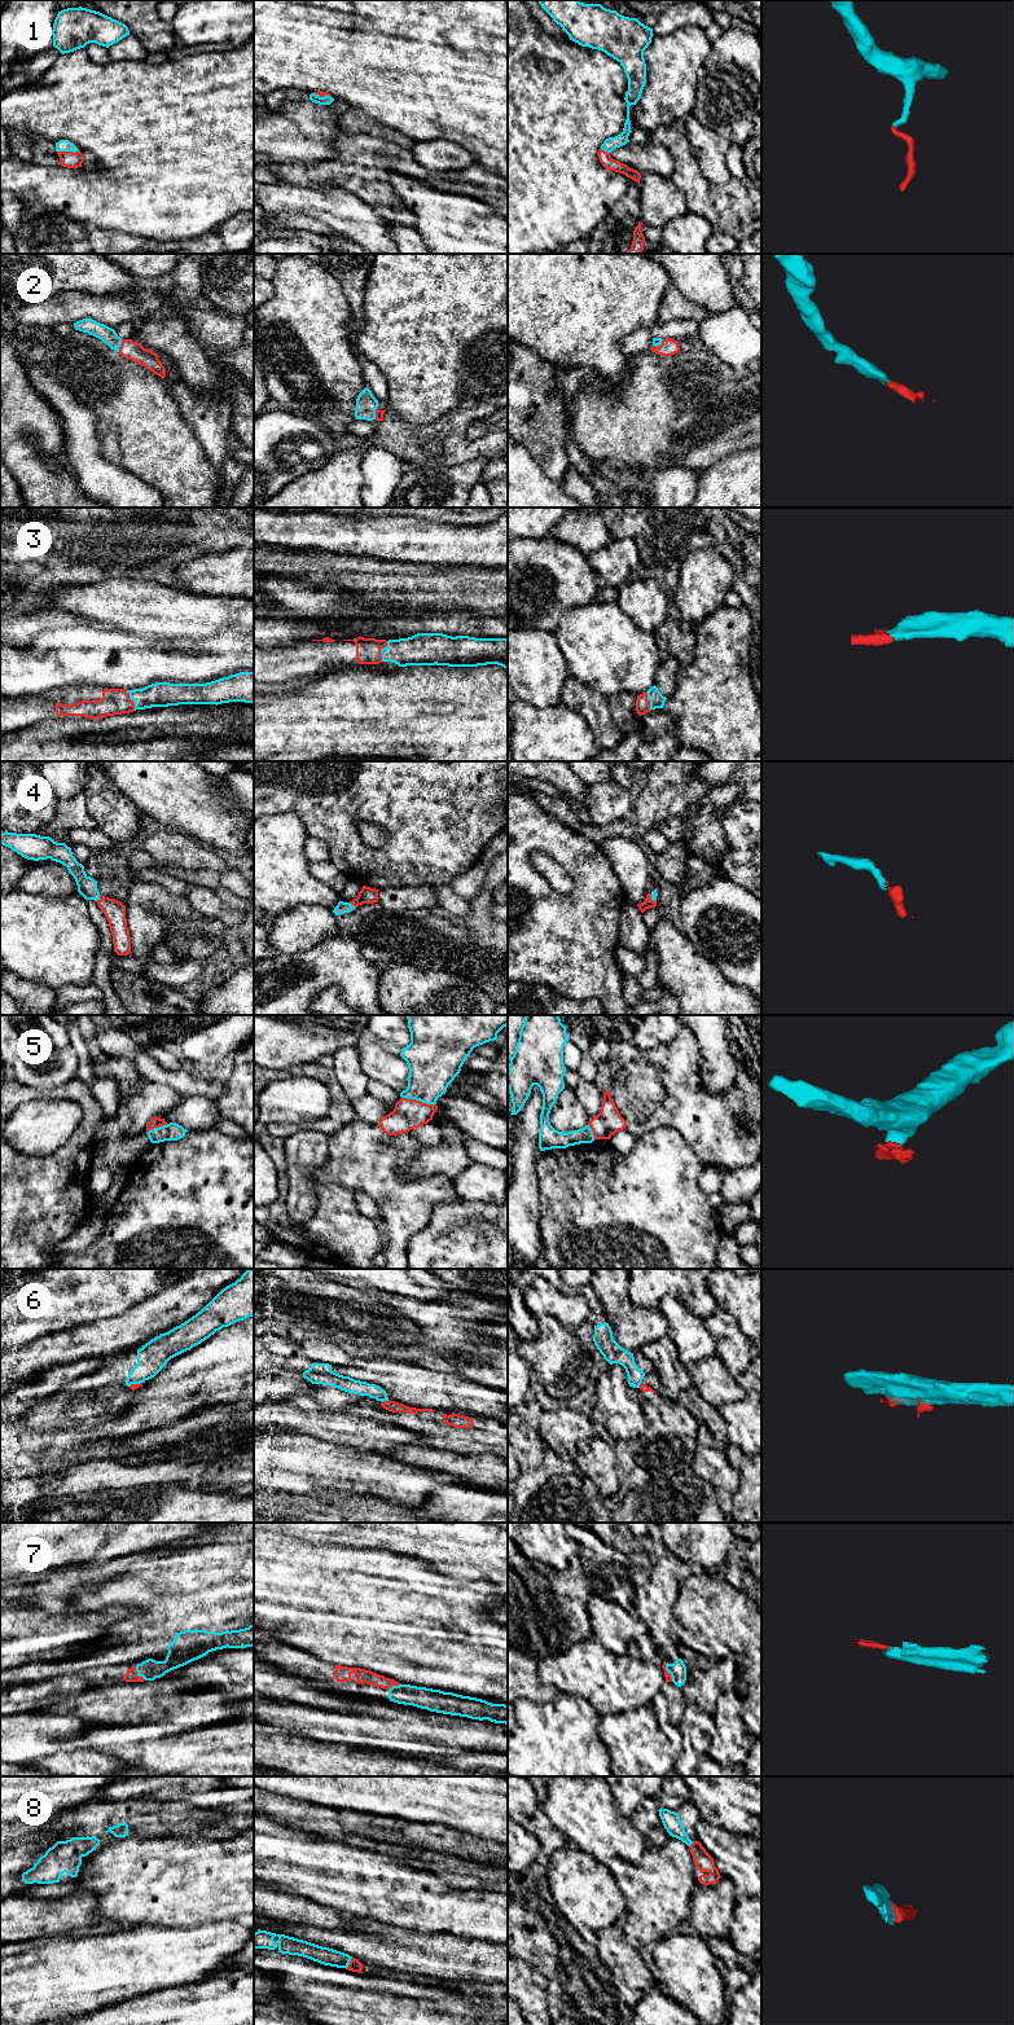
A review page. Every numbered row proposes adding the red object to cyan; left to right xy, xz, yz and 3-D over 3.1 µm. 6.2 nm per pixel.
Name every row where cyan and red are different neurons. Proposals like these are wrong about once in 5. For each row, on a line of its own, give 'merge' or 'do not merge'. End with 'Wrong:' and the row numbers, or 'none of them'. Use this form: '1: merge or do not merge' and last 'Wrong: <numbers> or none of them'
1: merge
2: merge
3: merge
4: merge
5: merge
6: do not merge
7: merge
8: merge
Wrong: 6

